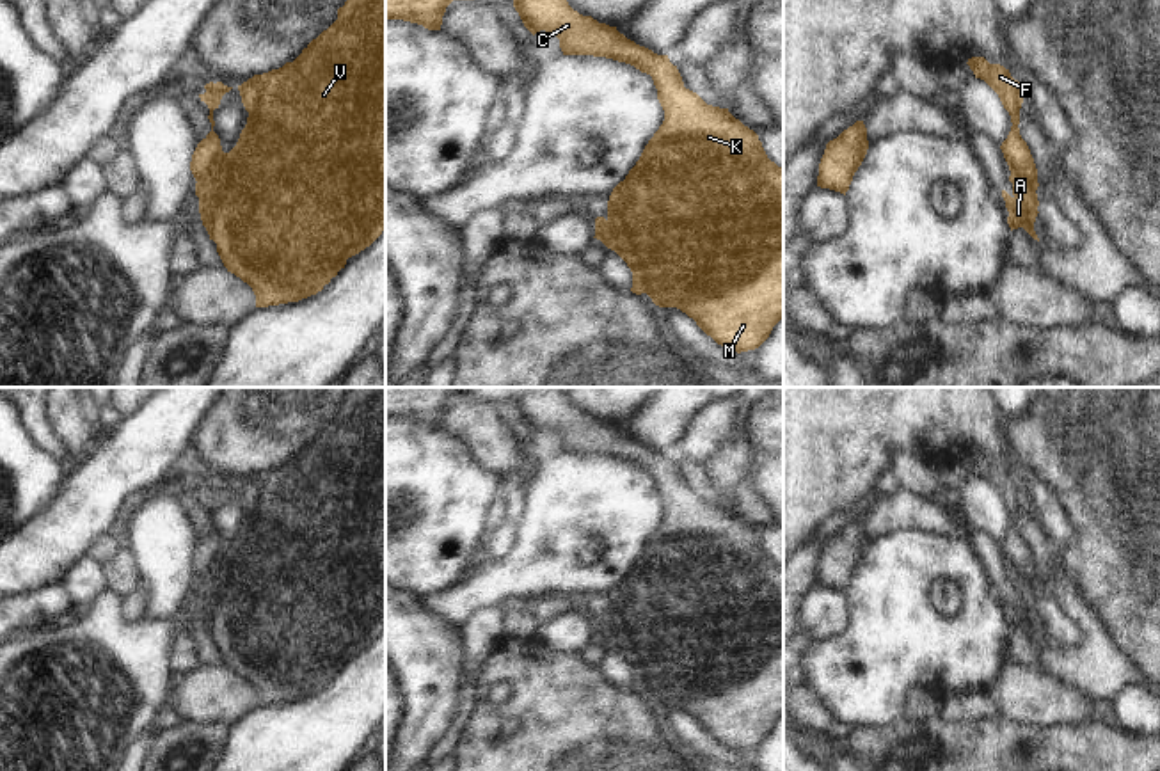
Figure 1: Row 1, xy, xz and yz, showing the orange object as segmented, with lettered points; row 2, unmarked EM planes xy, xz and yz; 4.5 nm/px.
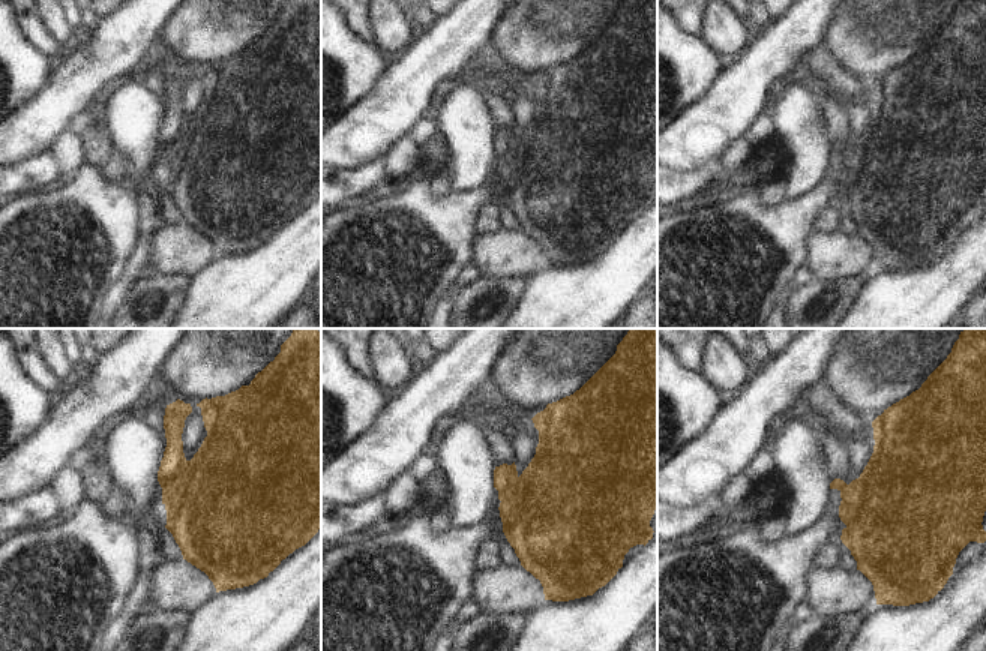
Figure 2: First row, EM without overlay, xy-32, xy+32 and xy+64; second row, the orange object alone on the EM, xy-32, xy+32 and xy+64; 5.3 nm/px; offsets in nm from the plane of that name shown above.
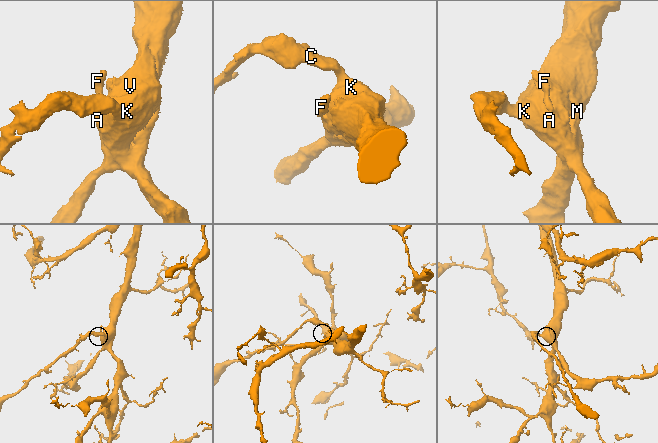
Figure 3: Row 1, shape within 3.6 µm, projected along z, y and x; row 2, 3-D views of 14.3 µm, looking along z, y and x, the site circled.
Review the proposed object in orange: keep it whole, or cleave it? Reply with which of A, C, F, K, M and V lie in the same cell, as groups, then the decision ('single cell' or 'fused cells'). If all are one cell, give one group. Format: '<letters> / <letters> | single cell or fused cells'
A C K M V / F | fused cells

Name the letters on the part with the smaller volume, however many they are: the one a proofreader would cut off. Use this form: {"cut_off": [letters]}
{"cut_off": ["F"]}

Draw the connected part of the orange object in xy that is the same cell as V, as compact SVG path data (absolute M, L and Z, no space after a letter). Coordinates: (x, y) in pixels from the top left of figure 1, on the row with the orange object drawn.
M346 0L345 5L338 9L338 20L327 30L323 30L316 39L313 39L293 62L286 62L282 68L272 69L263 75L254 75L252 78L238 85L238 91L240 91L243 107L249 112L247 124L242 130L236 146L229 153L226 153L217 176L211 181L195 183L195 195L199 197L201 220L210 234L210 240L217 243L217 252L224 266L227 268L227 272L234 274L236 277L240 277L243 282L247 282L252 288L256 295L256 307L298 302L302 298L307 298L322 291L323 286L329 284L330 279L336 277L341 268L345 268L348 258L369 247L384 231L384 220L385 220L385 215L384 215L385 213L385 0Z

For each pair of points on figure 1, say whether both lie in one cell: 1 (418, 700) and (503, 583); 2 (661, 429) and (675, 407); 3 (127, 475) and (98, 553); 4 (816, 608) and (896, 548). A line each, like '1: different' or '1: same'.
1: different
2: same
3: different
4: different

